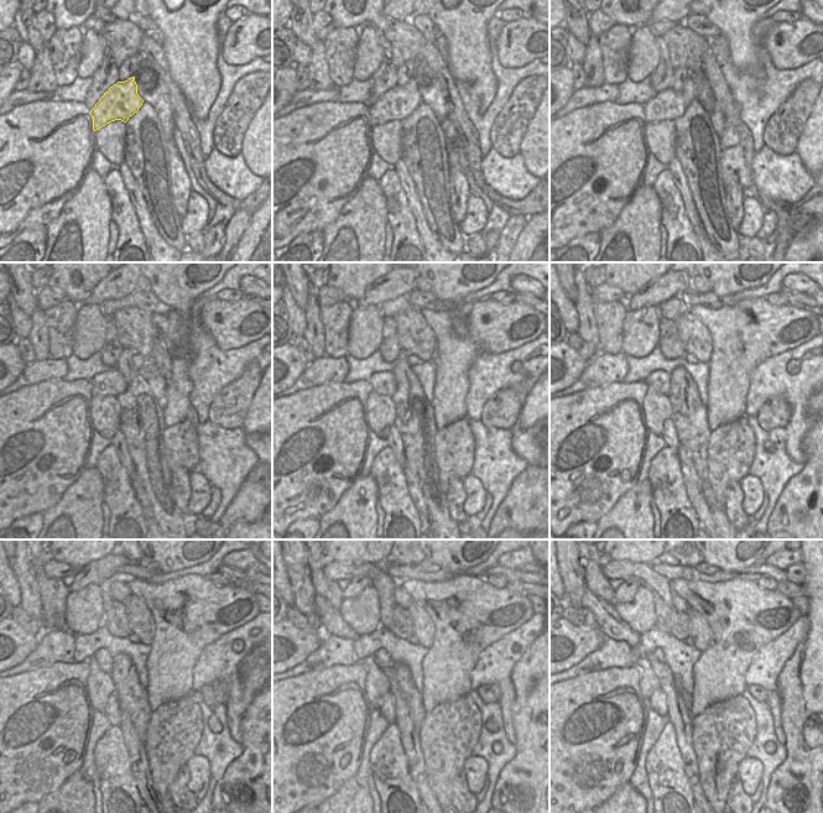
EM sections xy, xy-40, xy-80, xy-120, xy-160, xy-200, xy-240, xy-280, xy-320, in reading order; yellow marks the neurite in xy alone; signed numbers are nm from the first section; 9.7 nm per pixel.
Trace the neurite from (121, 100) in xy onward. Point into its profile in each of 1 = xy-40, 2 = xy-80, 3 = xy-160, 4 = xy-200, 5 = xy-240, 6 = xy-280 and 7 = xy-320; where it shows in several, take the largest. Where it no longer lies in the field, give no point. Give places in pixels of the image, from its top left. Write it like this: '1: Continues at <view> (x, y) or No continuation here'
1: Continues at xy-40 (397, 103)
2: Continues at xy-80 (668, 104)
3: Continues at xy-160 (381, 382)
4: Continues at xy-200 (660, 380)
5: Continues at xy-240 (104, 658)
6: Continues at xy-280 (381, 657)
7: Continues at xy-320 (659, 655)

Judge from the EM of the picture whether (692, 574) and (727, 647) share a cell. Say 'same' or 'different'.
different

